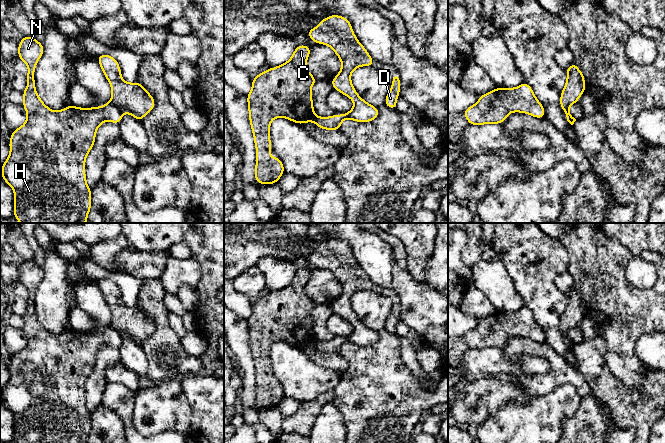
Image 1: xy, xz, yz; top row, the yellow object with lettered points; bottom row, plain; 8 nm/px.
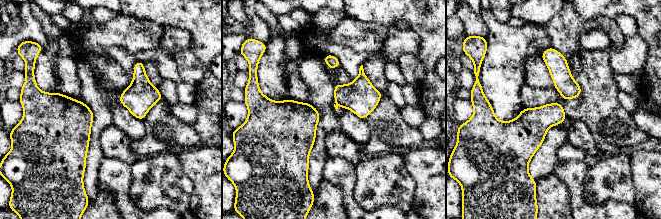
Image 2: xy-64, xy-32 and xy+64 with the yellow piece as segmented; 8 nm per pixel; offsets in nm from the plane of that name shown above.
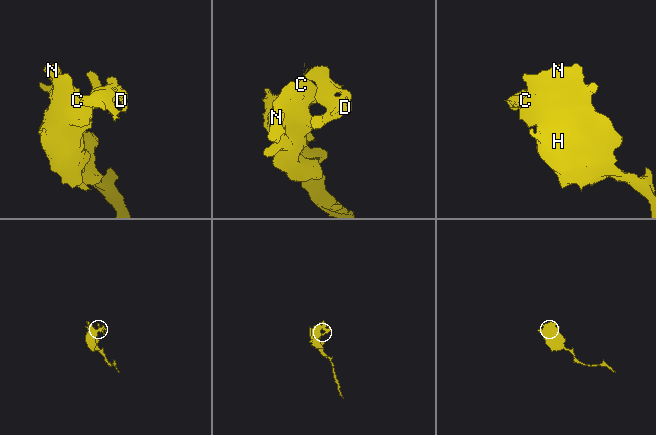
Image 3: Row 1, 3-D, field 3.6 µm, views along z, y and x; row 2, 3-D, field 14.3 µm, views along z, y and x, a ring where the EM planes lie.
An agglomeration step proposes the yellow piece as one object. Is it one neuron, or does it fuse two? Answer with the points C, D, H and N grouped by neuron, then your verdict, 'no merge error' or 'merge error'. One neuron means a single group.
C H N / D | merge error

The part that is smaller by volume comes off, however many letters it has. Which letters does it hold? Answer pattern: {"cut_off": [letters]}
{"cut_off": ["D"]}

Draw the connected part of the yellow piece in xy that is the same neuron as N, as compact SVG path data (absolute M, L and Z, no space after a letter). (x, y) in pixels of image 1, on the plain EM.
M25 260L18 270L18 281L28 290L28 307L22 316L23 331L27 337L26 346L11 357L10 378L1 392L3 404L14 414L14 441L16 443L87 443L91 433L91 413L85 399L85 384L92 373L96 355L104 345L119 348L123 335L111 326L100 331L80 332L73 329L60 335L48 332L35 313L34 296L37 285L44 276L43 268L32 260Z

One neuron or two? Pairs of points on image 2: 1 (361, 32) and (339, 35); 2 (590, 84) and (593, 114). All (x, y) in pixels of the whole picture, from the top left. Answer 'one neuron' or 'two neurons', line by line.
1: one neuron
2: one neuron

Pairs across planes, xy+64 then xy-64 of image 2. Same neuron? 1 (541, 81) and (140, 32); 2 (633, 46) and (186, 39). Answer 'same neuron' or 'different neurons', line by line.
1: different neurons
2: same neuron

